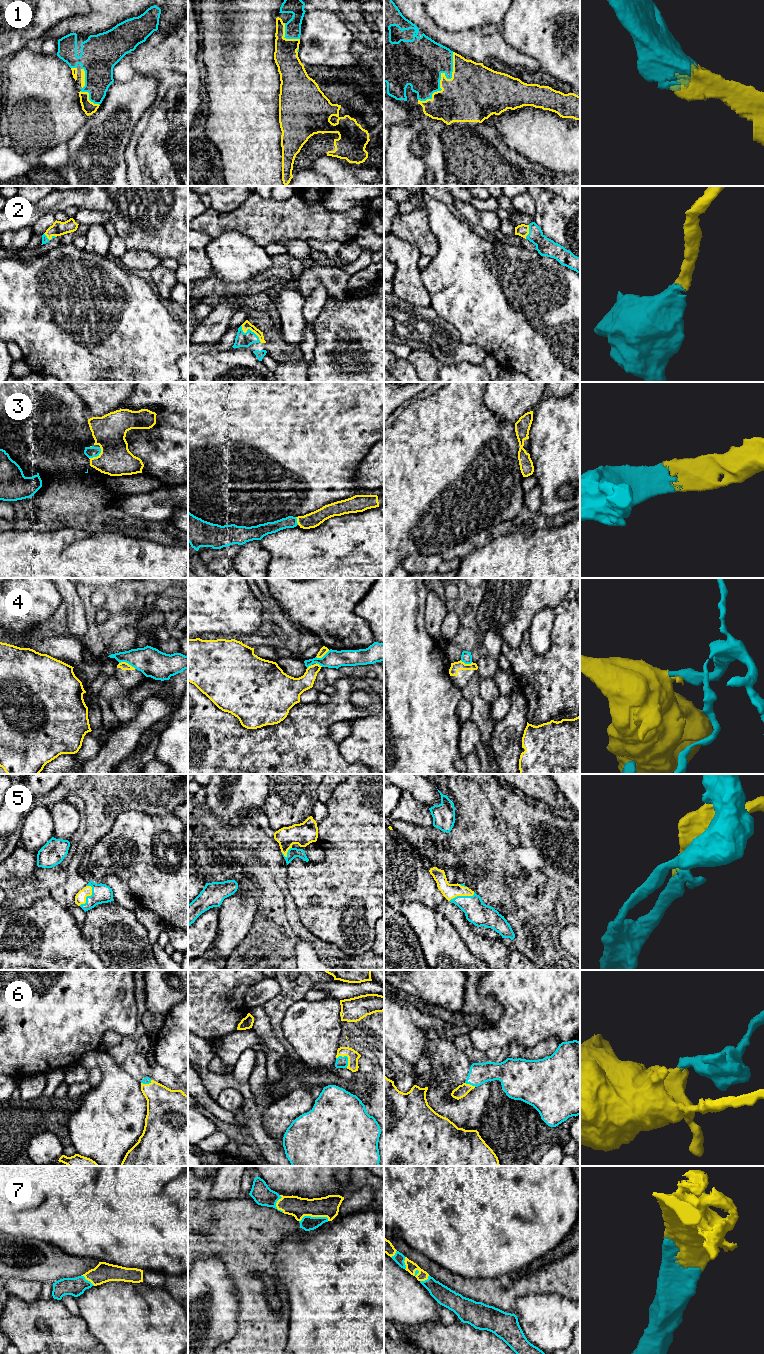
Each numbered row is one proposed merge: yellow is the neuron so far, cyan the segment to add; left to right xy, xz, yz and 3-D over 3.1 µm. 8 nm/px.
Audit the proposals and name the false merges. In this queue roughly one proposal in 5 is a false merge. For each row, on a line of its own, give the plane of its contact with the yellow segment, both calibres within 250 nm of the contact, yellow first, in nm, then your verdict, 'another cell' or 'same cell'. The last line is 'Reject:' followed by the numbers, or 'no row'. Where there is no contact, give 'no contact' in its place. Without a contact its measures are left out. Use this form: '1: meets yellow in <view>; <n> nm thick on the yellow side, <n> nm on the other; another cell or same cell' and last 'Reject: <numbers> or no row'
1: meets yellow in yz; 380 nm thick on the yellow side, 380 nm on the other; same cell
2: meets yellow in xz; 70 nm thick on the yellow side, 120 nm on the other; same cell
3: meets yellow in xy; 280 nm thick on the yellow side, 90 nm on the other; same cell
4: meets yellow in xy; 60 nm thick on the yellow side, 220 nm on the other; another cell
5: meets yellow in xy; 90 nm thick on the yellow side, 160 nm on the other; same cell
6: meets yellow in xz; 90 nm thick on the yellow side, 100 nm on the other; same cell
7: meets yellow in xz; 170 nm thick on the yellow side, 120 nm on the other; same cell
Reject: 4

